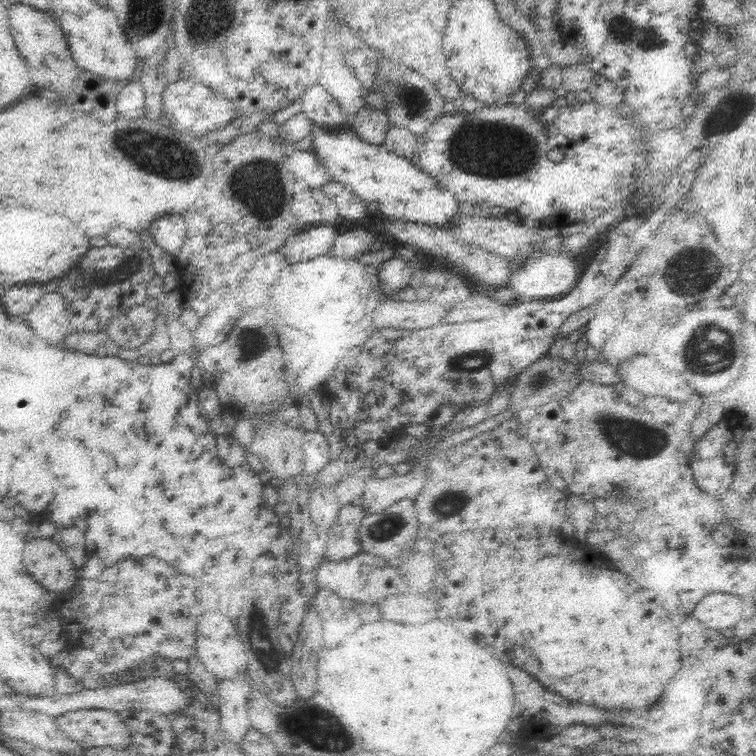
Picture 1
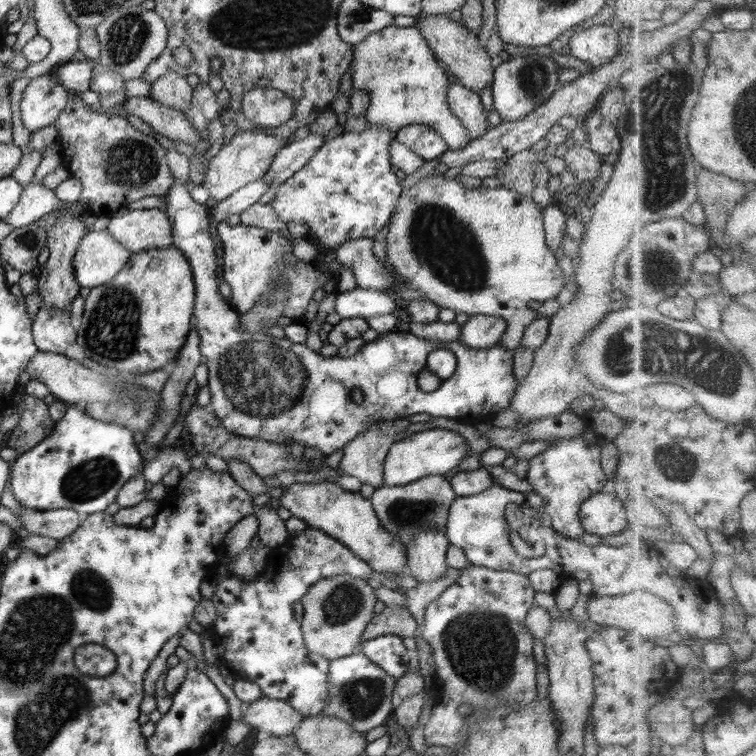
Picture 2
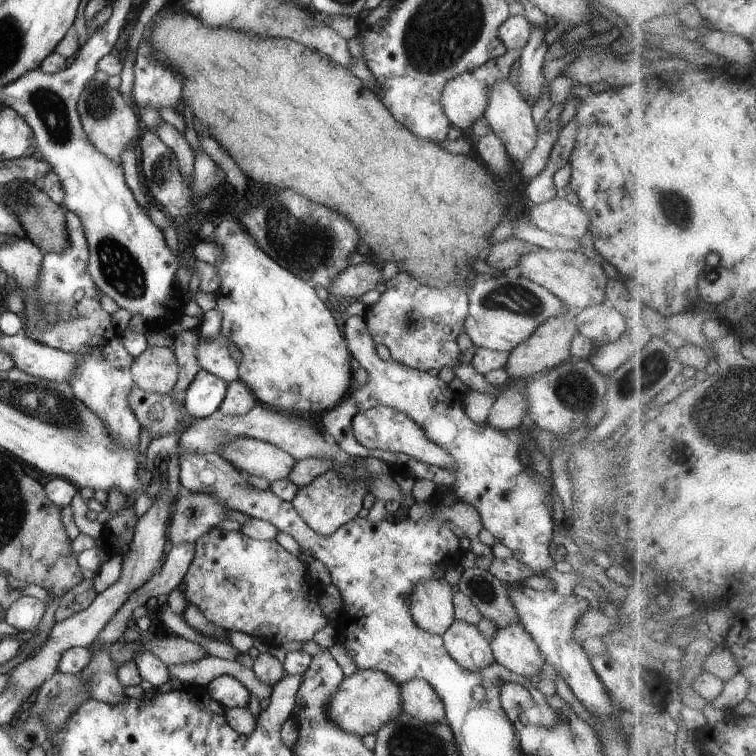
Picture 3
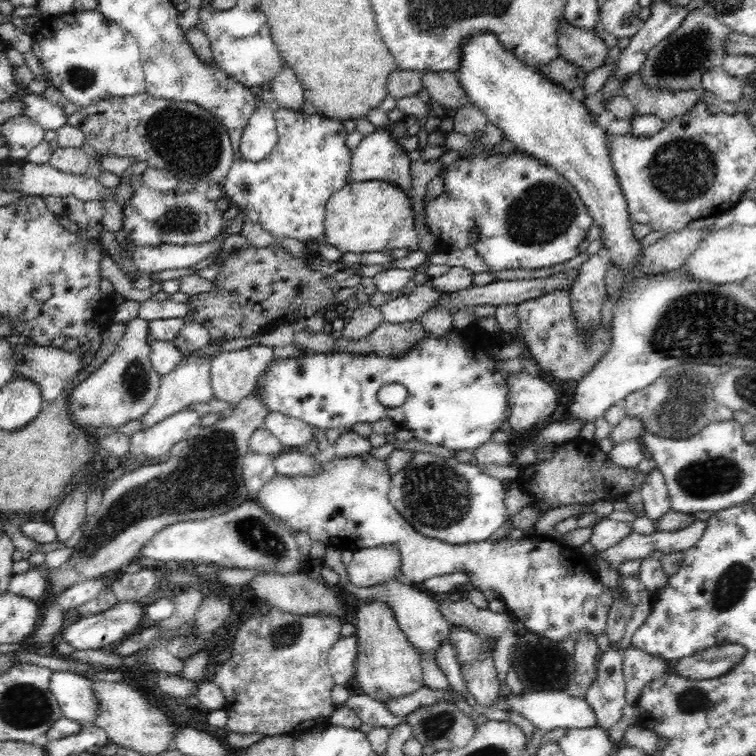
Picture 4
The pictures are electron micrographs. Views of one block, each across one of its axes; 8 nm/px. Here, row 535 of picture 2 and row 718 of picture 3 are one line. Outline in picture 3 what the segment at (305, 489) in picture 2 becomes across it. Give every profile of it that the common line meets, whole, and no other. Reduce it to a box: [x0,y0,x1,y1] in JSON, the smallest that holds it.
[326,669,402,737]

